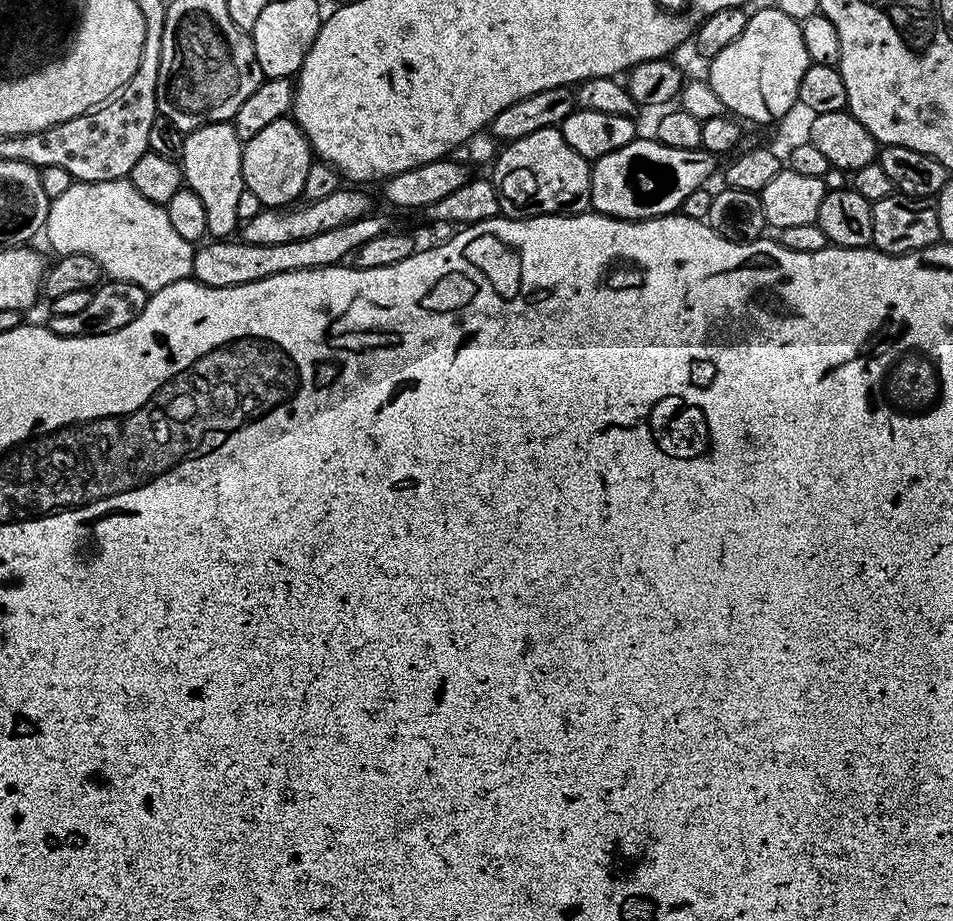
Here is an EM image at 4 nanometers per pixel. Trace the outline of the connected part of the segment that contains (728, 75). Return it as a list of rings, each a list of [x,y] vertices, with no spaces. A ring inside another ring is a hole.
[[[777,7],[758,10],[758,14],[748,17],[746,30],[742,30],[738,42],[730,42],[722,54],[711,57],[709,64],[712,65],[708,68],[706,81],[733,117],[744,122],[753,120],[756,124],[779,122],[798,101],[798,82],[802,82],[802,74],[806,74],[809,66],[800,21],[790,18],[790,14],[782,14]]]

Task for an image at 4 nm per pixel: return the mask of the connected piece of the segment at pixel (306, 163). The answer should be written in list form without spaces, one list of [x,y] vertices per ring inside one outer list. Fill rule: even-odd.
[[[283,116],[278,118],[278,122],[268,123],[263,130],[258,130],[258,134],[254,134],[254,138],[243,141],[243,146],[244,186],[256,195],[258,202],[262,202],[265,208],[287,208],[304,196],[314,153],[306,134],[297,126],[295,119]]]

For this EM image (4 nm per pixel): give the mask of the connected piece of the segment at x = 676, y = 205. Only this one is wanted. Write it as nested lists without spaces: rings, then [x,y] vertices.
[[[637,138],[622,146],[622,150],[614,150],[614,154],[606,154],[592,164],[592,203],[591,207],[601,216],[614,216],[617,220],[652,220],[655,216],[673,215],[682,206],[686,194],[694,194],[694,190],[705,187],[718,164],[717,157],[698,147],[694,150],[674,150],[674,146],[666,146],[655,138],[643,140]]]

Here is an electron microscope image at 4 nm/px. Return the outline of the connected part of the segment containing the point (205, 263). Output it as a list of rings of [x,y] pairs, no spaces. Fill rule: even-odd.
[[[373,214],[358,218],[358,222],[346,222],[346,226],[325,230],[323,234],[314,234],[314,238],[278,242],[278,246],[254,246],[236,238],[216,238],[211,242],[201,243],[195,249],[192,276],[200,284],[211,288],[229,288],[258,282],[278,274],[301,272],[307,268],[331,268],[347,261],[358,250],[358,246],[362,246],[362,242],[370,242],[370,238],[389,231],[389,228],[386,217]]]

